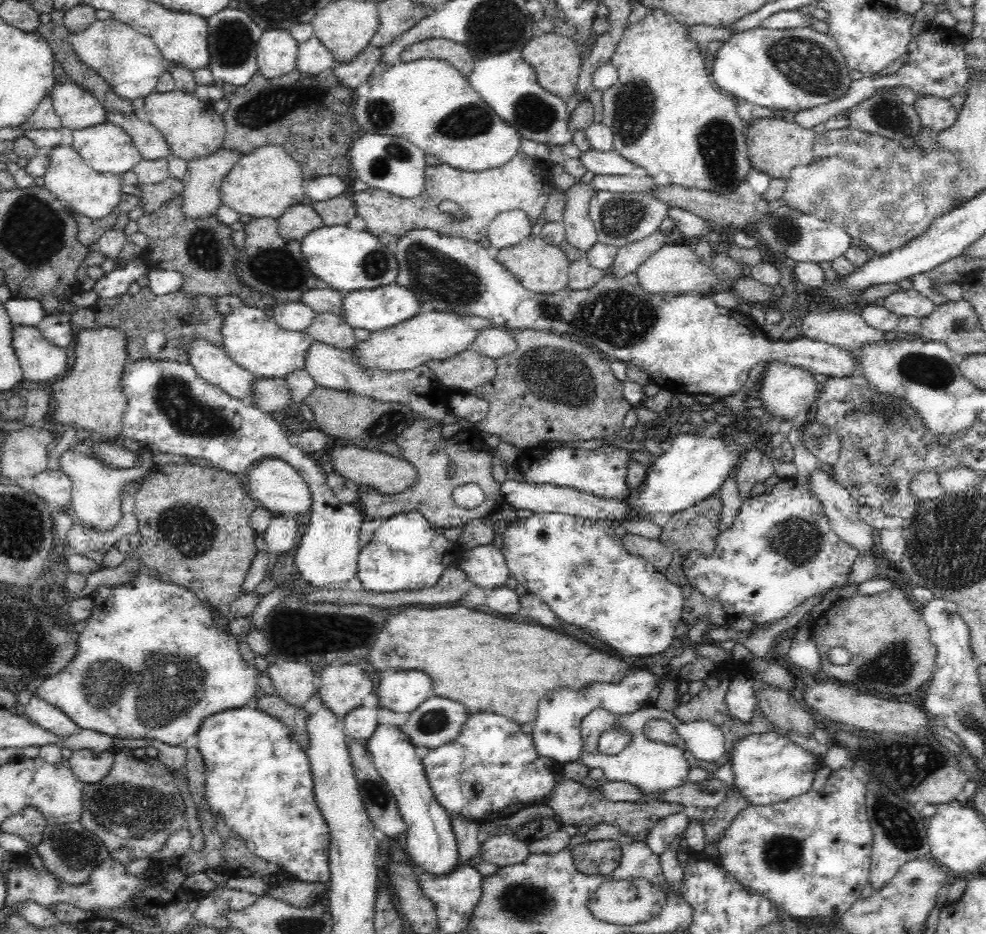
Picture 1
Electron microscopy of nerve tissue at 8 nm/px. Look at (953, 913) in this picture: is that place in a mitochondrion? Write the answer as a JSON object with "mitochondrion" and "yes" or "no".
{"mitochondrion":"no"}

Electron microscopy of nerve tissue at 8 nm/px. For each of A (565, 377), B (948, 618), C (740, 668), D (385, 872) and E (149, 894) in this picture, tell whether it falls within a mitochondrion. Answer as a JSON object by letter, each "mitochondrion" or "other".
{"A":"mitochondrion","B":"mitochondrion","C":"other","D":"other","E":"other"}

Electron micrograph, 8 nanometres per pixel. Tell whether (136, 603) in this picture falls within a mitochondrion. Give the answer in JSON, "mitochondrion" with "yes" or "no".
{"mitochondrion":"no"}

